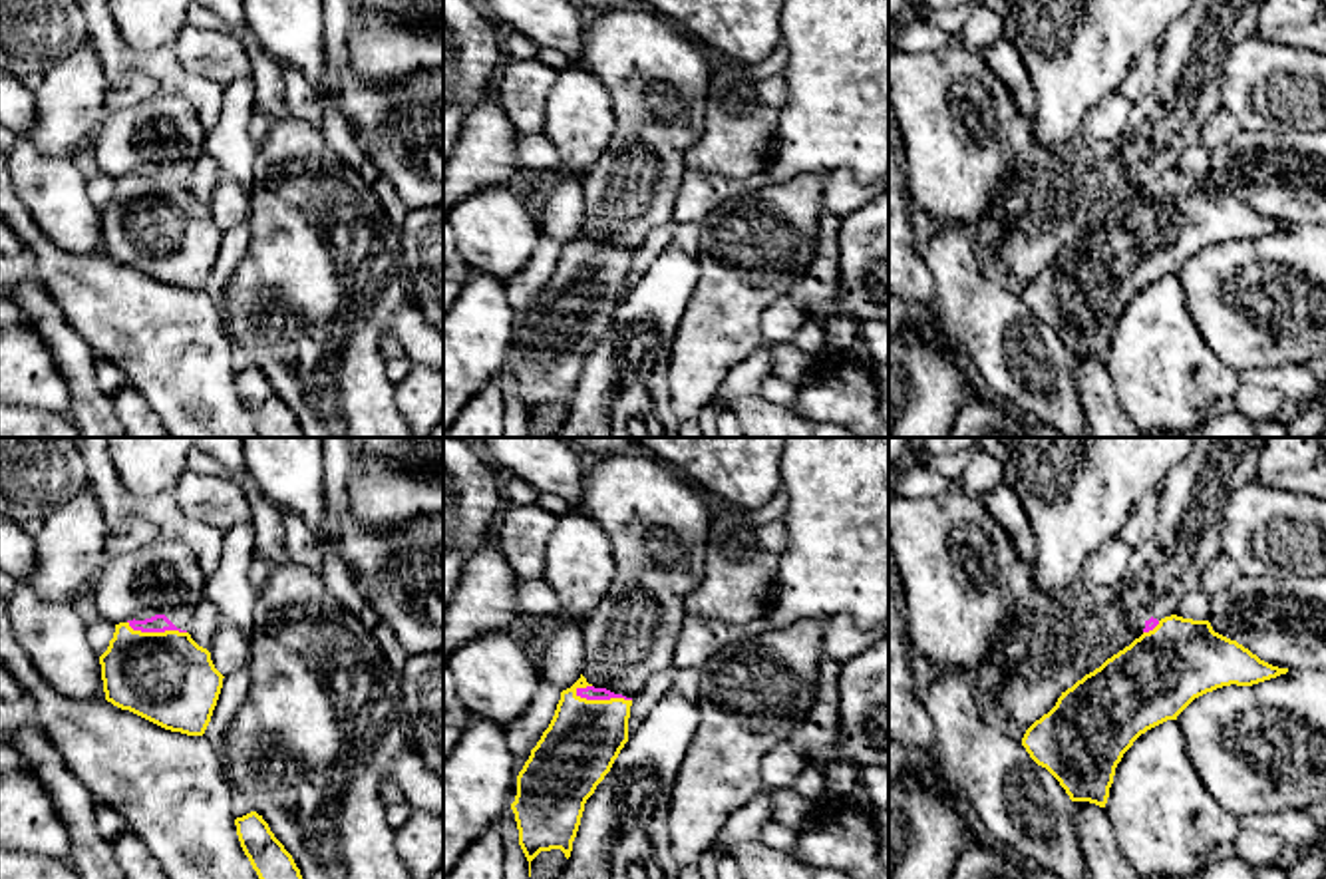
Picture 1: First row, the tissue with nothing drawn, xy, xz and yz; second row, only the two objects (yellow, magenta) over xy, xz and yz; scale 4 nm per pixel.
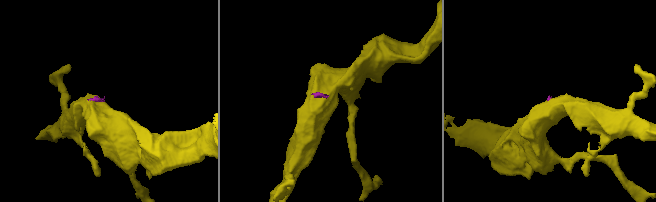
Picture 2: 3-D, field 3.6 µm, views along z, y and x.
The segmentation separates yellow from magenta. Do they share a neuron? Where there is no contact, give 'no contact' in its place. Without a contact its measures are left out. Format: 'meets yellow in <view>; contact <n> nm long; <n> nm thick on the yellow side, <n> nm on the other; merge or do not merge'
meets yellow in xz; contact 240 nm long; 300 nm thick on the yellow side, 60 nm on the other; do not merge

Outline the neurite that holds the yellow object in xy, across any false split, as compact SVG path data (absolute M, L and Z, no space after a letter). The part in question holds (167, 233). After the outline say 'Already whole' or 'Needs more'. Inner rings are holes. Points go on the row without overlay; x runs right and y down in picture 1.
M119 177L99 219L113 261L171 286L205 288L225 231L189 187L141 187Z. Already whole

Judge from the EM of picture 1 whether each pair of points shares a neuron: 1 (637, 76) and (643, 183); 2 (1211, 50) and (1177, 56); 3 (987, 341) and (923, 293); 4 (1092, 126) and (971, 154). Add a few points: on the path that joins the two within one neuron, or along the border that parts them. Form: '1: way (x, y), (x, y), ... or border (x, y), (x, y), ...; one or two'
1: way (643, 102), (643, 158); one
2: way (1203, 50), (1185, 56); one
3: border (921, 255), (933, 283), (935, 305); two
4: border (1122, 136), (1082, 142); two

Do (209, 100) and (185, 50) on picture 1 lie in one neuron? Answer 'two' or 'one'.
two

